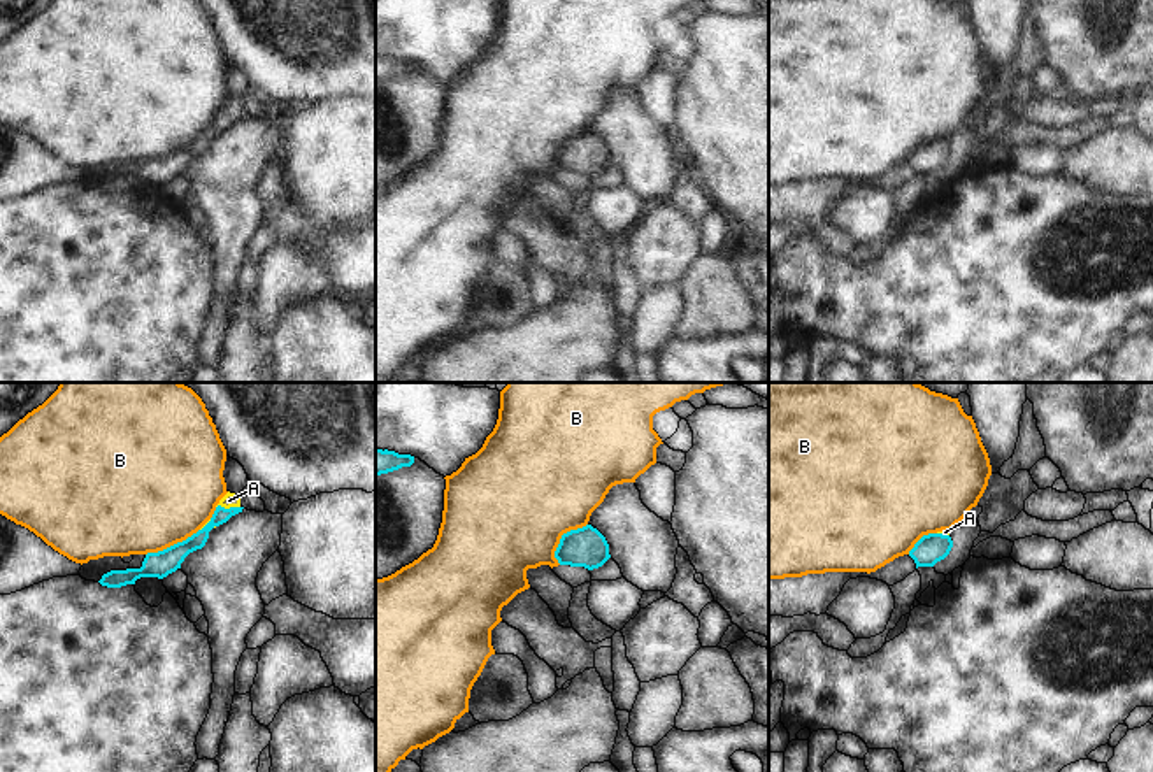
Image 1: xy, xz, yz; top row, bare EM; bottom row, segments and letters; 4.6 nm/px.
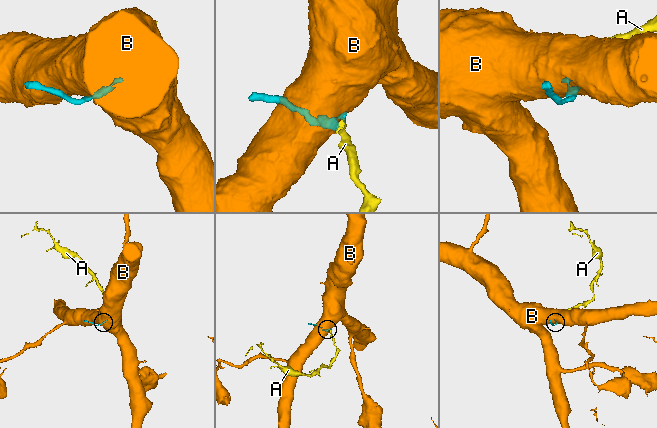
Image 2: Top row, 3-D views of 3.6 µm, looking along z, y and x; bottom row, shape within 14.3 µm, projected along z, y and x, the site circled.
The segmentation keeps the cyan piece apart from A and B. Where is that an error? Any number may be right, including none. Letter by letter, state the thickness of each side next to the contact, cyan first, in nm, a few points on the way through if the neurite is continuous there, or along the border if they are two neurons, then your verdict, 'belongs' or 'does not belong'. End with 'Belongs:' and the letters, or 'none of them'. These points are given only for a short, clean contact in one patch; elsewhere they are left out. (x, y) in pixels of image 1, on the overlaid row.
A: 80/70 nm | across xy (197, 541), (230, 507), (229, 500) | belongs
B: 180/480 nm | does not belong
Belongs: A

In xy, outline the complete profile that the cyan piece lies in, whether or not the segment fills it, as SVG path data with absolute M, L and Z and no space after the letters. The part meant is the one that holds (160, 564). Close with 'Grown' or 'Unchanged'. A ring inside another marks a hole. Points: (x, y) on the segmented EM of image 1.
M228 491L216 505L212 518L197 533L163 551L147 553L140 568L111 570L104 574L98 583L107 588L121 588L126 584L135 584L135 581L140 577L167 577L181 568L181 563L190 553L205 546L212 528L226 523L232 516L242 512L242 509L240 497Z. Grown.

